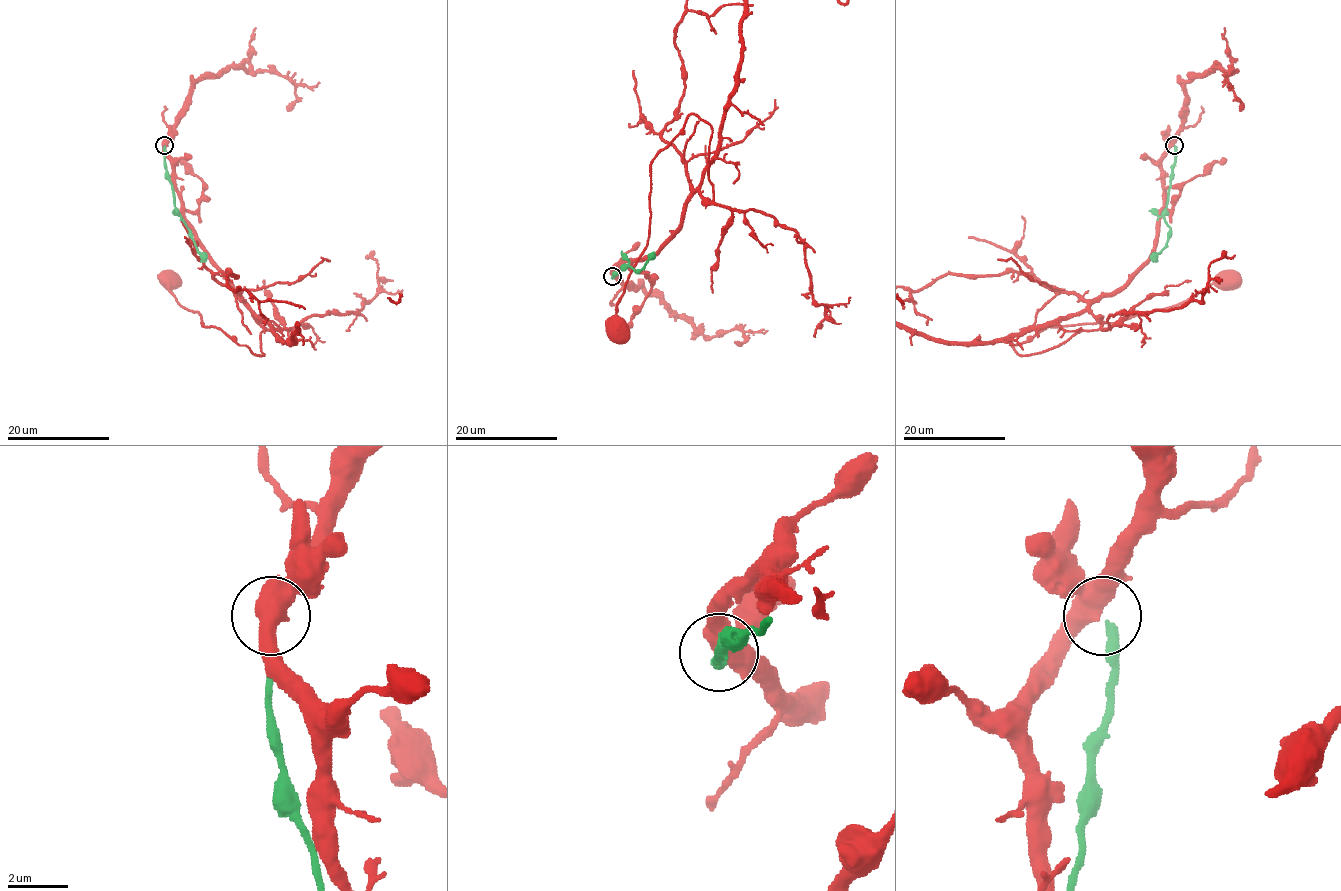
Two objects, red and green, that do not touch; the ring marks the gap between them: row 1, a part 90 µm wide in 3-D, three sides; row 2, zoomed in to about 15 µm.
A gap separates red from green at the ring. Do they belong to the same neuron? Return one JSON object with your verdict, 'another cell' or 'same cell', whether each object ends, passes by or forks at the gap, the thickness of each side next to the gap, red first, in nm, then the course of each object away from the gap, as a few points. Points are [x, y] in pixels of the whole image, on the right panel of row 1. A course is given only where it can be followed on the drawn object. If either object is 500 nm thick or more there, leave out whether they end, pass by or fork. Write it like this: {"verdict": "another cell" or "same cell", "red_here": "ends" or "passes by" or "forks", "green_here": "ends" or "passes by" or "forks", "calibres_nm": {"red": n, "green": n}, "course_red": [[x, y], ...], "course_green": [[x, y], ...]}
{"verdict": "another cell", "red_here": "forks", "green_here": "ends", "calibres_nm": {"red": 440, "green": 300}, "course_red": [[1173, 145], [1157, 242], [1091, 304], [1099, 328], [1033, 354], [1013, 348], [1046, 327], [1119, 322], [1228, 282]], "course_green": [[1174, 145], [1175, 163], [1164, 218], [1170, 235], [1152, 262]]}

